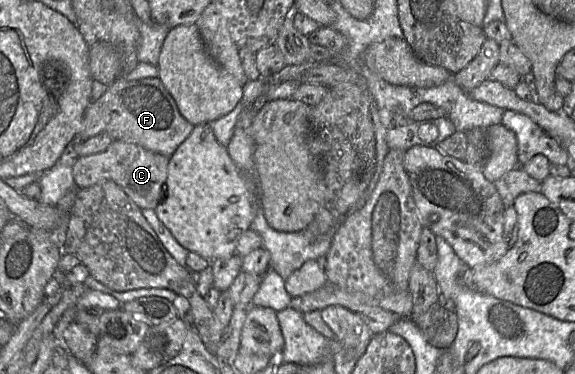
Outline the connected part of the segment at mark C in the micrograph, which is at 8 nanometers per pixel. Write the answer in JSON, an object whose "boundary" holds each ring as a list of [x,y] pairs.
{"boundary":[[[115,140],[103,152],[77,157],[72,164],[75,185],[88,188],[101,181],[111,180],[120,186],[141,209],[155,209],[164,194],[169,158],[132,143]]]}

